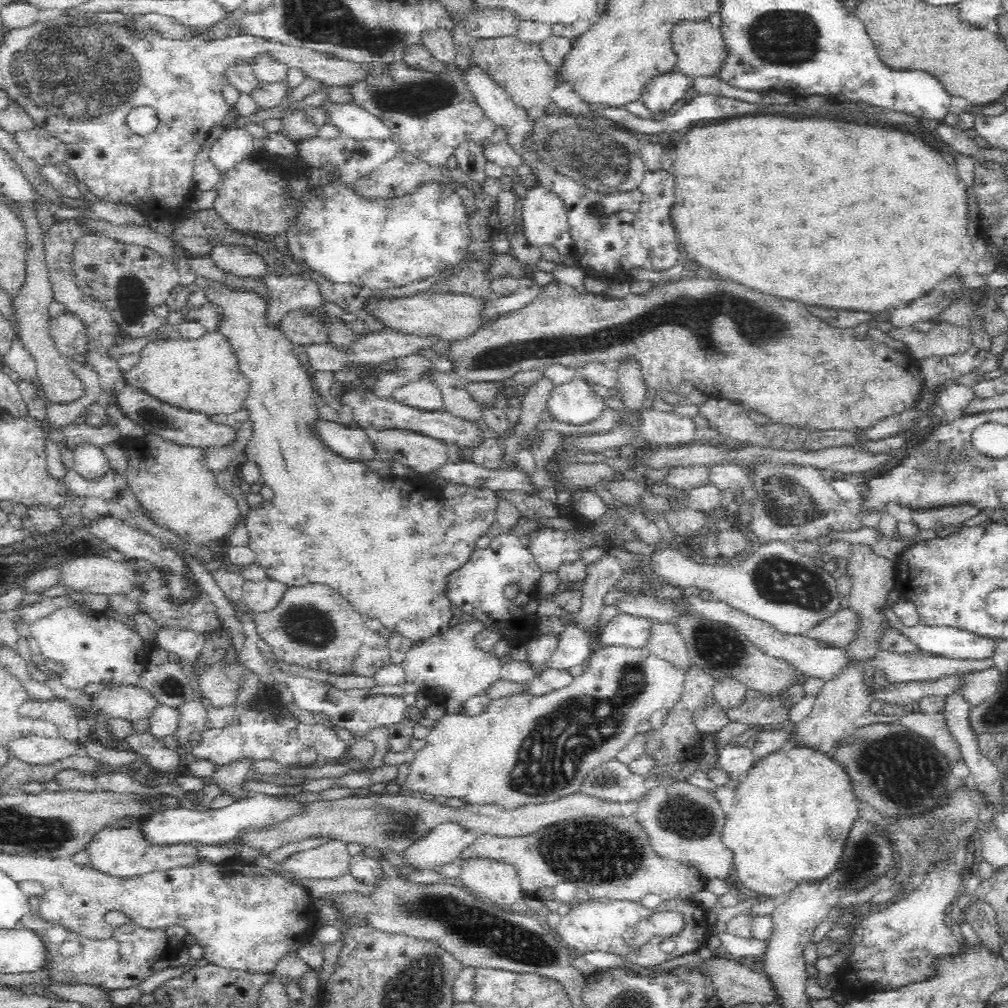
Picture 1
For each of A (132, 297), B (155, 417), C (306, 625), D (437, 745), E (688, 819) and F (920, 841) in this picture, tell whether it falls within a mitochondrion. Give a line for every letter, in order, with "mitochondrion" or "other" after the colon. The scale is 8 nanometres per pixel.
A: mitochondrion
B: mitochondrion
C: mitochondrion
D: other
E: mitochondrion
F: mitochondrion

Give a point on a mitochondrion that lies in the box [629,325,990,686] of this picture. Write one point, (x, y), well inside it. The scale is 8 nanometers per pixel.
(776, 580)

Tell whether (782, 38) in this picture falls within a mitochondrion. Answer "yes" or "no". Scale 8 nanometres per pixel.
yes

